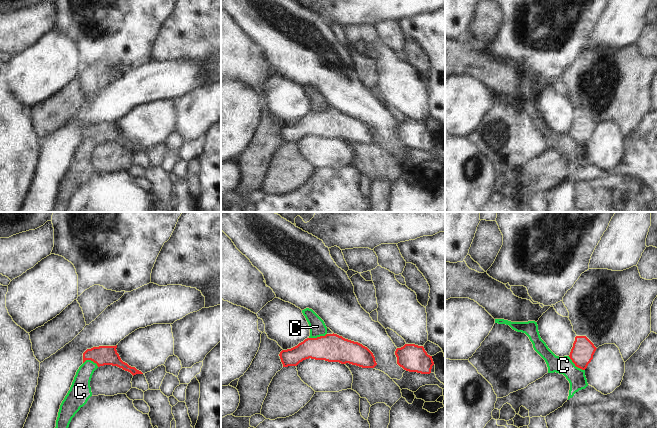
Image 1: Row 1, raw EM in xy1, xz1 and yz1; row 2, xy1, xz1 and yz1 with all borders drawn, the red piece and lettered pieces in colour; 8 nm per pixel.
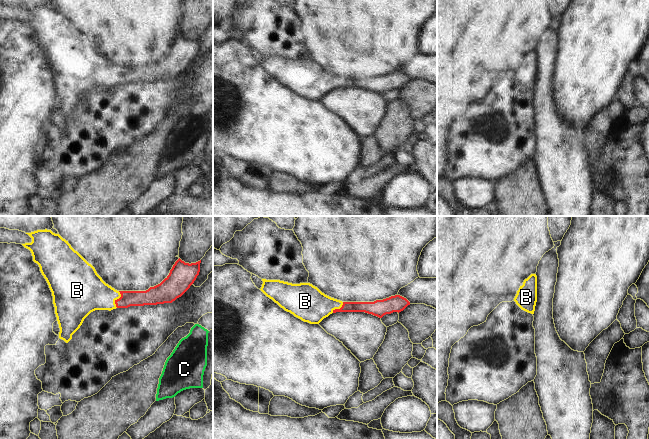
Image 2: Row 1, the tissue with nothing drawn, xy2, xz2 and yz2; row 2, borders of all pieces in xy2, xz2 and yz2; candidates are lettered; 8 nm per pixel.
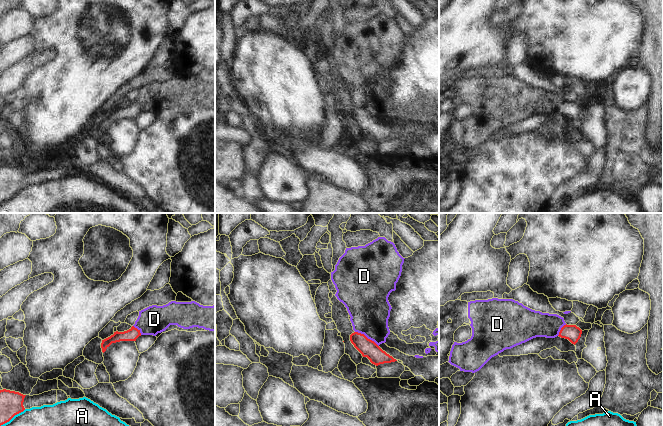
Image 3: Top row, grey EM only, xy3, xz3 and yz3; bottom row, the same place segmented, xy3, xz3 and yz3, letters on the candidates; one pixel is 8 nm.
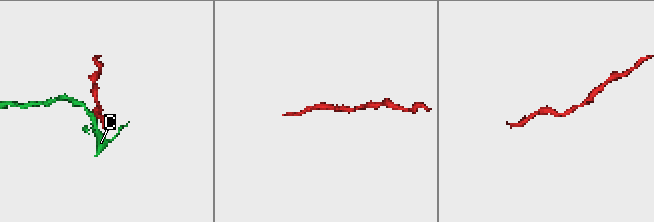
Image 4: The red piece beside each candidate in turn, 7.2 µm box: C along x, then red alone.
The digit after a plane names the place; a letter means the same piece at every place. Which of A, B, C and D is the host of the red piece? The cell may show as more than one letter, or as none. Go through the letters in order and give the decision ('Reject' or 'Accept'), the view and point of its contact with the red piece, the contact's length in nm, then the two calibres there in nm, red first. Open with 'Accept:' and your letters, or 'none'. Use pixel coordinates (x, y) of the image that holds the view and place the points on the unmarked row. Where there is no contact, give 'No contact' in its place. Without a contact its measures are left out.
Accept: B
A: Reject. Touches red at xy3 (12, 193). Shared border 240 nm. Thickness 190 nm (red) against 460 nm
B: Accept. Touches red at xy2 (117, 75). Shared border 140 nm. Thickness 130 nm (red) against 320 nm
C: Reject. Touches red at yz1 (575, 141). Shared border 180 nm. Thickness 180 nm (red) against 140 nm
D: Reject. Touches red at xz3 (366, 113). Shared border 220 nm. Thickness 140 nm (red) against 340 nm.

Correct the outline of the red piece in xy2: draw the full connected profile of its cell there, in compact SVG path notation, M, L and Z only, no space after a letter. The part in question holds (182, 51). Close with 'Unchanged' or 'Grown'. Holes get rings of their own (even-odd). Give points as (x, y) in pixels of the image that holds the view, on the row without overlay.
M47 5L26 10L32 14L32 18L22 21L31 27L33 37L39 41L40 47L49 61L60 104L59 114L66 119L72 115L72 111L80 104L84 95L91 88L172 79L190 64L200 48L201 36L189 40L179 34L169 51L160 60L150 63L146 67L117 67L106 60L97 50L95 44L59 10Z. Grown.

